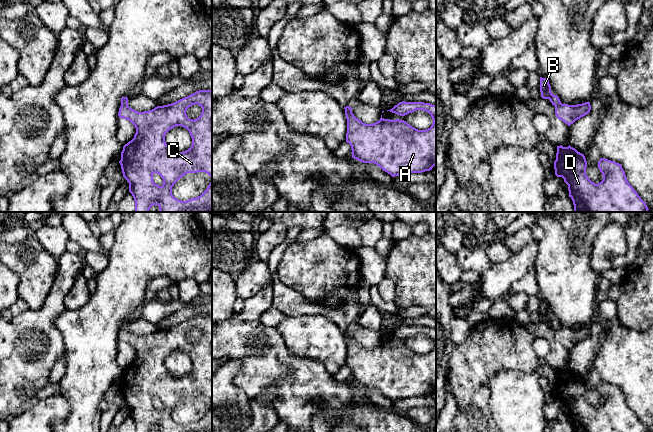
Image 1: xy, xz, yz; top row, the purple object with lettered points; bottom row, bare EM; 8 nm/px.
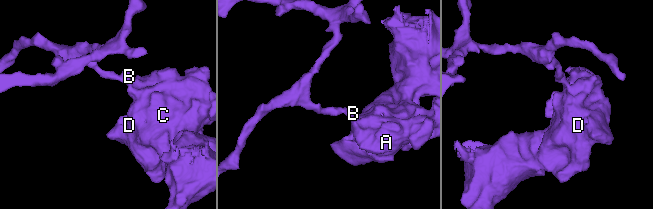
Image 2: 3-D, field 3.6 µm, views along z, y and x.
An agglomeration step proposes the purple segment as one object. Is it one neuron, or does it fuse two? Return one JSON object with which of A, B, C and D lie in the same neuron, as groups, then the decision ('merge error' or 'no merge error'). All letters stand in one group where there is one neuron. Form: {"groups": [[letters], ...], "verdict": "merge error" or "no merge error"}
{"groups": [["A", "C", "D"], ["B"]], "verdict": "merge error"}

